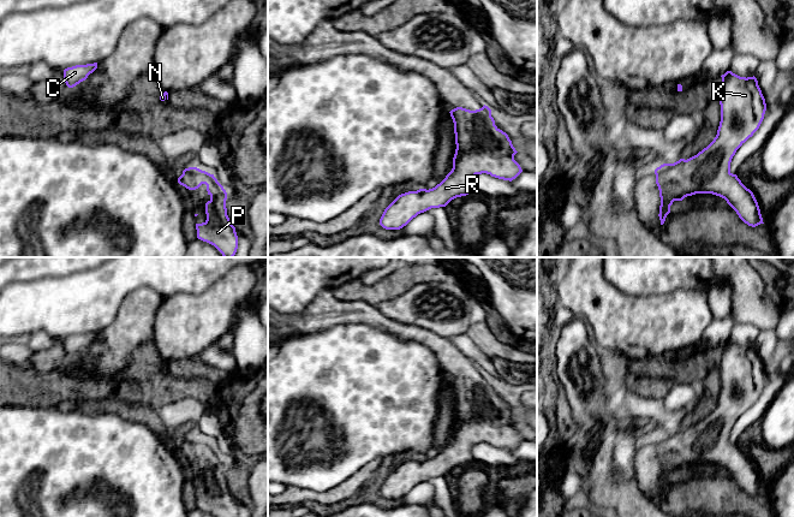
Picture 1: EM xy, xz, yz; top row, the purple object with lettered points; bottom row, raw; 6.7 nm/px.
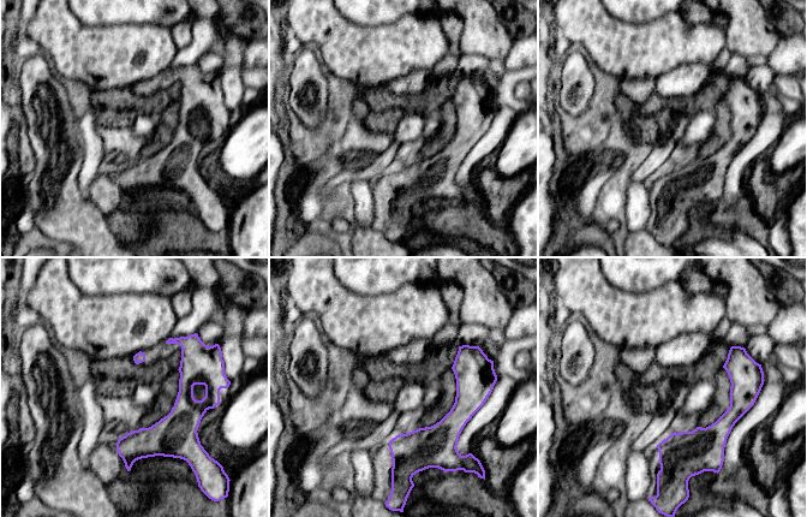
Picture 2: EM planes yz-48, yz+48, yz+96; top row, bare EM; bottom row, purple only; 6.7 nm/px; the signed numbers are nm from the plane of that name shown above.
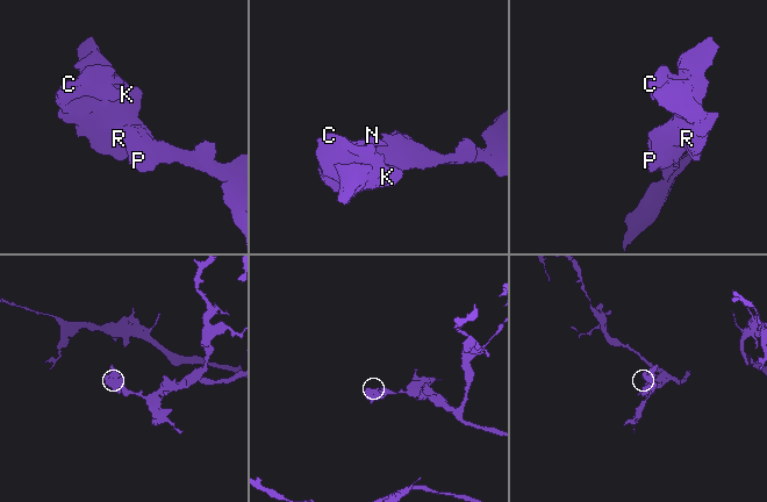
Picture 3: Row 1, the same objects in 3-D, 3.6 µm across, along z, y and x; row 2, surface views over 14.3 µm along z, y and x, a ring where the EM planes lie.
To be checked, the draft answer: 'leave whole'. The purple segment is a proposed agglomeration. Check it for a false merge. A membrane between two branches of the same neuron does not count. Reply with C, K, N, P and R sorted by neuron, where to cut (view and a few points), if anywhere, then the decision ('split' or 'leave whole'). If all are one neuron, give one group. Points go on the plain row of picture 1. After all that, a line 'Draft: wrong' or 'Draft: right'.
groups C K N P R; cut none; leave whole
Draft: right

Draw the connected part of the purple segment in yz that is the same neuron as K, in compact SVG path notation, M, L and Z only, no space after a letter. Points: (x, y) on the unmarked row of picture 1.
M727 340L721 346L721 391L714 410L687 429L663 433L655 439L661 494L674 470L696 463L724 468L748 495L764 493L753 462L730 441L730 432L736 420L759 398L766 380L765 368L754 345L746 347Z

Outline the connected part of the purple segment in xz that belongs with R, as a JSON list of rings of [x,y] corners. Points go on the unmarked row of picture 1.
[[[484,374],[476,380],[456,376],[449,382],[454,392],[456,414],[452,440],[432,458],[419,458],[399,464],[384,479],[380,488],[380,494],[383,498],[400,499],[418,483],[431,477],[446,476],[452,469],[473,462],[471,450],[476,444],[486,442],[491,446],[512,451],[523,441],[520,434],[514,429],[514,424],[518,421],[508,404],[495,394],[491,379],[488,375]]]

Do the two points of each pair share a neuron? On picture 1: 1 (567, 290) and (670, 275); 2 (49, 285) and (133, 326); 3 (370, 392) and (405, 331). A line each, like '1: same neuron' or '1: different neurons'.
1: different neurons
2: different neurons
3: different neurons

